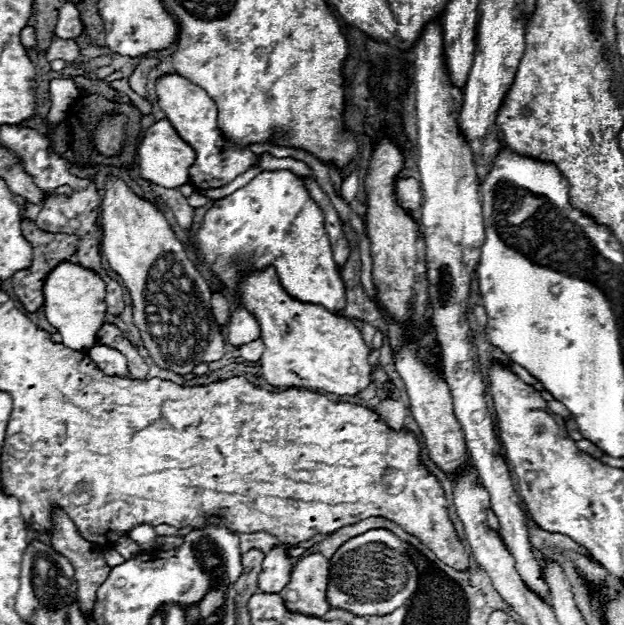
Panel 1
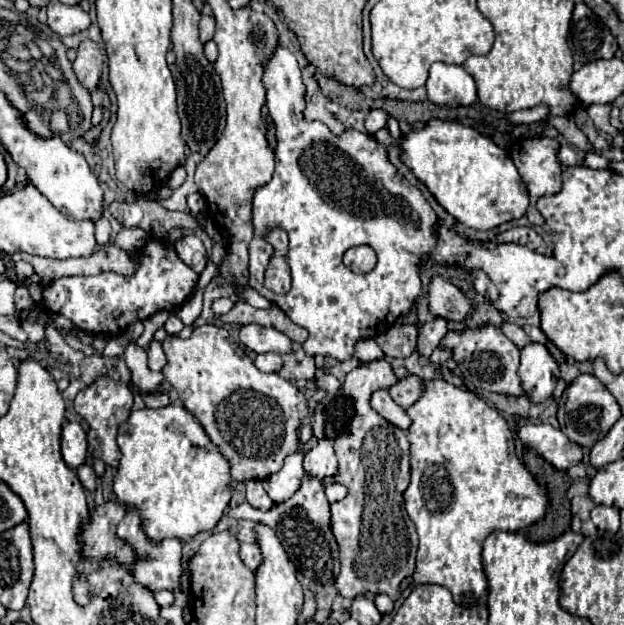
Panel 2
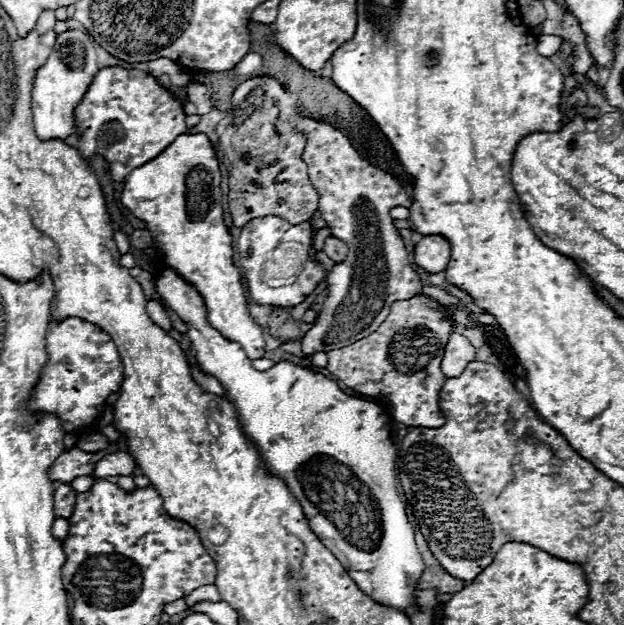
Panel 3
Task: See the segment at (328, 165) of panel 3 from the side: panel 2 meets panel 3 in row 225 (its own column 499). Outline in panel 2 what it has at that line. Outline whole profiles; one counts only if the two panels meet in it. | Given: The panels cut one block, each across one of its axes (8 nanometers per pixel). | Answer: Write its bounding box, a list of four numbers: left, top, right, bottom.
[440,324,524,396]

